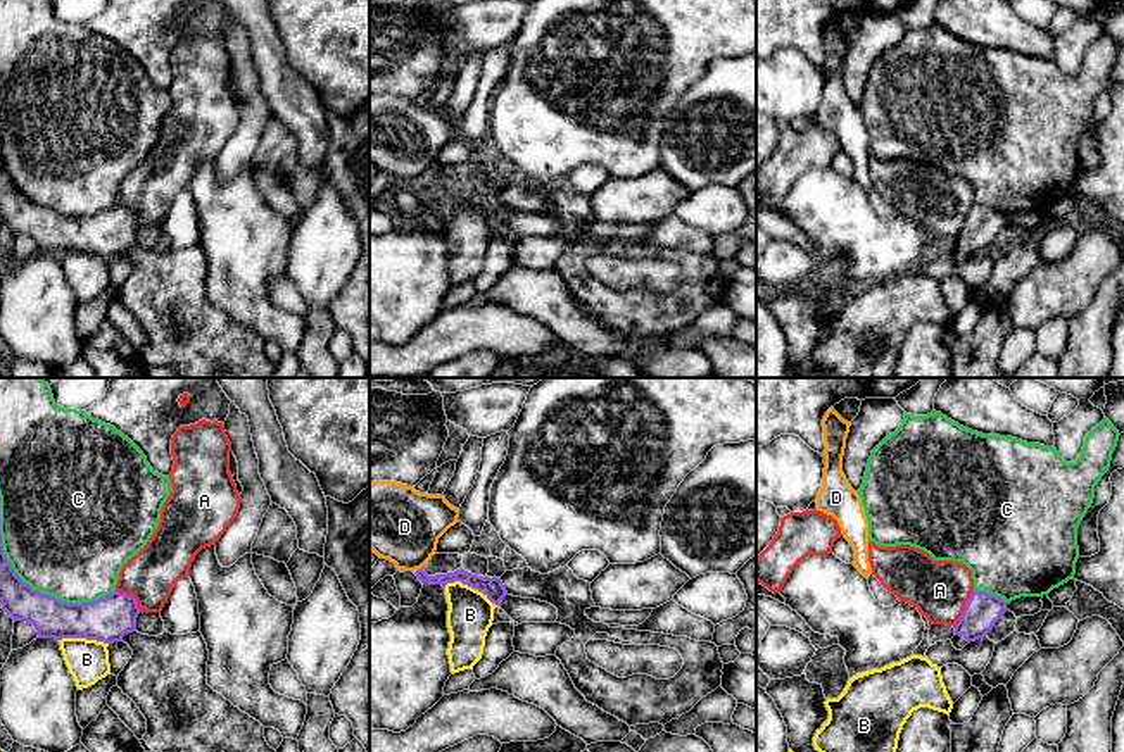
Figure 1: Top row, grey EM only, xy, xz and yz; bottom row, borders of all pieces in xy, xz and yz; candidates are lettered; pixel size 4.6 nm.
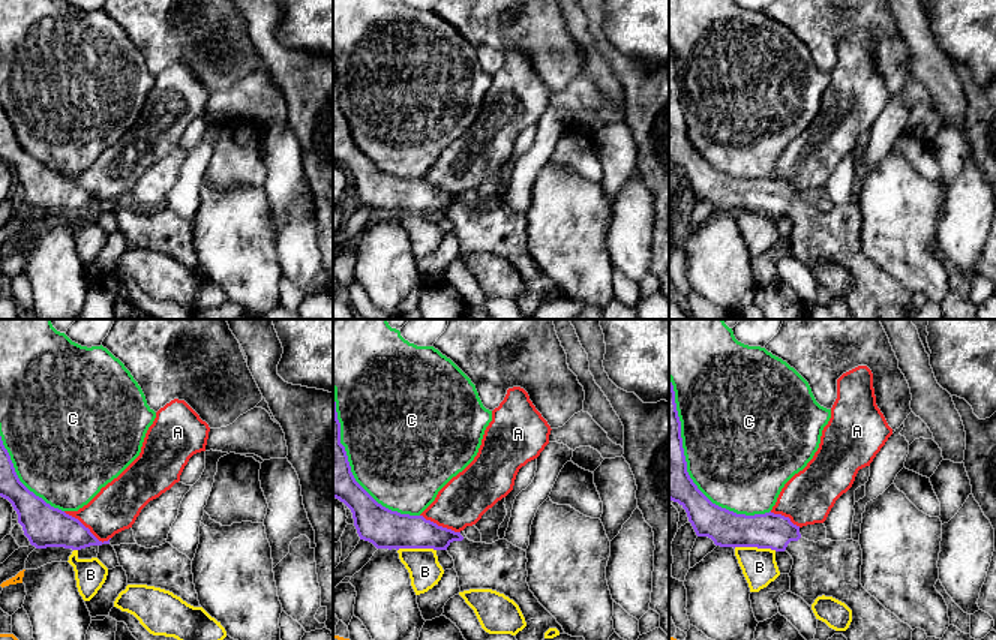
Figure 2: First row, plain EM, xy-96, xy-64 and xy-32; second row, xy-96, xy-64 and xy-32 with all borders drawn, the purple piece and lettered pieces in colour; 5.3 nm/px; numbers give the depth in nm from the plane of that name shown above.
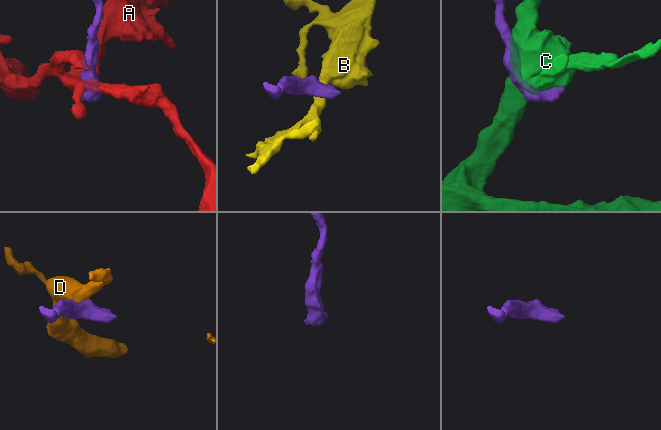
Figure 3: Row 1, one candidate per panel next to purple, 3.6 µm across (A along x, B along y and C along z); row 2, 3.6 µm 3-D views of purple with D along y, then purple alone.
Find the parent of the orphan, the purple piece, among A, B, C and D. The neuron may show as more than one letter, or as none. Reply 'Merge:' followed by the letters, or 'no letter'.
Merge: no letter

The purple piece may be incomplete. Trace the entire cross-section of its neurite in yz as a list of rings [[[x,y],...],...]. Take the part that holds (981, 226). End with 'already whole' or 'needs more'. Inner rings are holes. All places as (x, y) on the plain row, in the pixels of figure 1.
[[[974,204],[958,236],[953,240],[953,260],[962,264],[967,257],[984,252],[1007,224],[1003,212]]]; needs more

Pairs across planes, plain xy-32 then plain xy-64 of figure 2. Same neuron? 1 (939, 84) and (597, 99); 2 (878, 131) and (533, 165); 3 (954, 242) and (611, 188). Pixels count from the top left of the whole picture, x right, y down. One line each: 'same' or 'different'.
1: different
2: same
3: different

